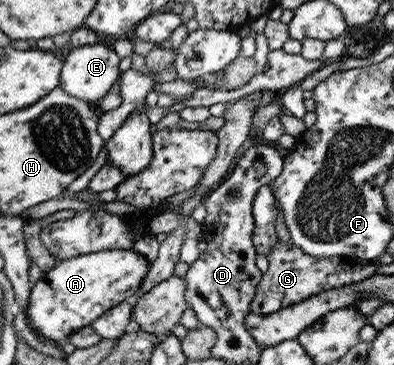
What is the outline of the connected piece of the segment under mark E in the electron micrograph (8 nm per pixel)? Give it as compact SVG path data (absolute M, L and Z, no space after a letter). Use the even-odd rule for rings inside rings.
M99 43L73 48L65 59L61 74L60 74L60 89L65 91L70 97L75 97L89 105L99 104L111 87L117 83L119 77L119 64L122 59L105 45Z

